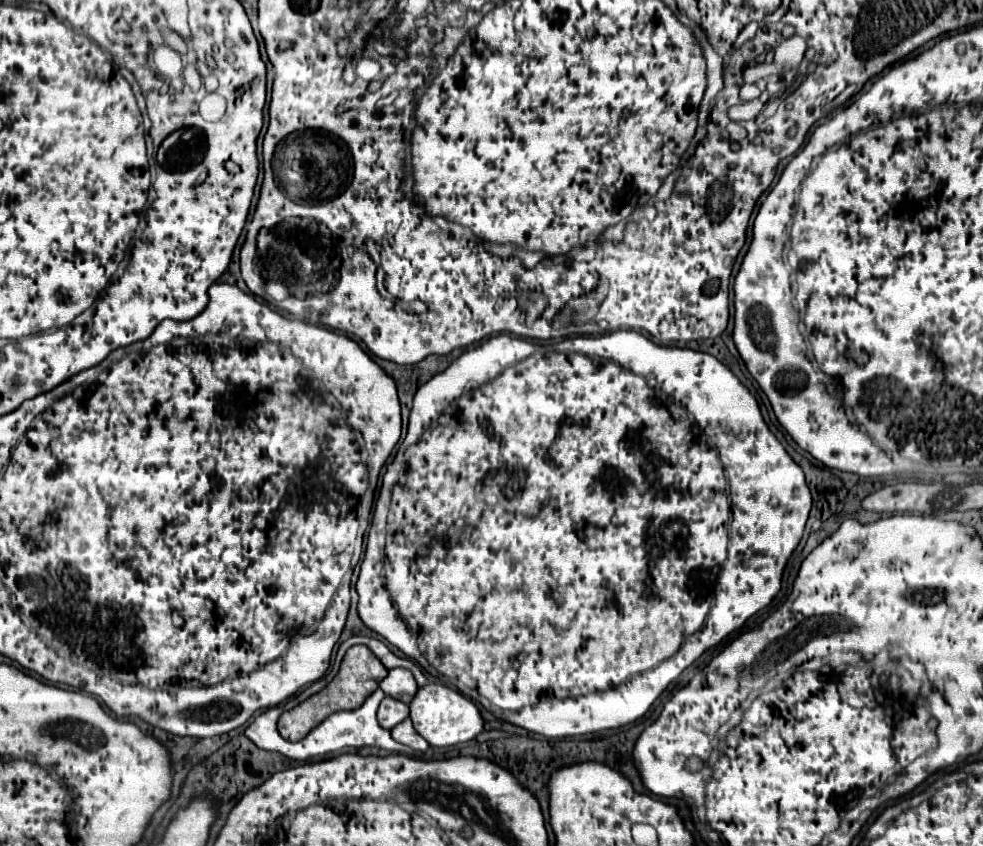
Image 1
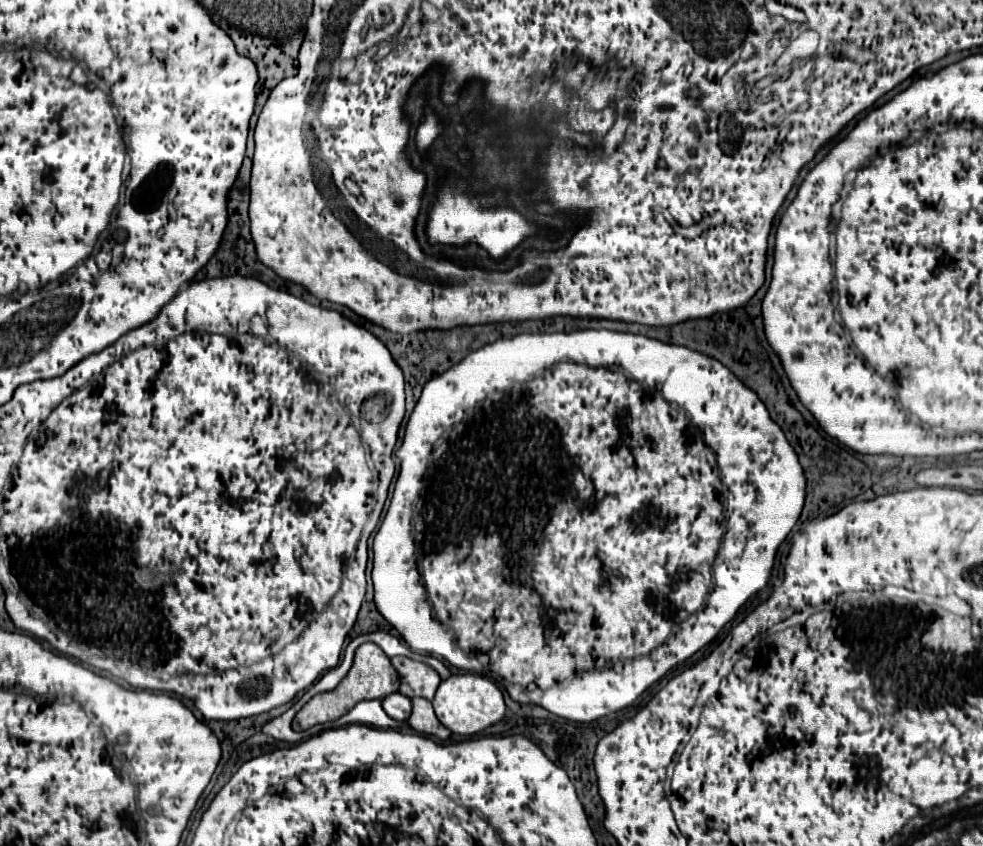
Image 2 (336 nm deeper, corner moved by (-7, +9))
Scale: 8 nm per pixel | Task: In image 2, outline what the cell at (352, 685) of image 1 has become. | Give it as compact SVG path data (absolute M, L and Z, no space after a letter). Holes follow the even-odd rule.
M364 643L356 649L354 655L354 665L348 671L348 675L342 679L342 683L328 693L320 693L314 695L294 717L292 729L294 731L306 731L318 723L330 723L336 721L338 717L342 717L344 713L348 713L356 703L366 701L366 699L384 699L386 695L396 693L400 687L400 677L396 673L396 669L392 667L390 659L382 653L382 649L378 649L378 645L374 643Z

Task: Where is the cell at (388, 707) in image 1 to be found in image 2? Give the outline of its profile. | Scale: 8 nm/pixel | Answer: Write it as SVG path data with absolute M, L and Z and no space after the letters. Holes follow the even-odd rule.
M394 693L394 695L390 695L390 697L384 697L384 699L382 699L382 707L384 707L384 711L386 711L392 719L396 719L396 721L400 721L400 723L408 721L408 717L410 717L410 713L412 713L410 699L404 697L402 693Z

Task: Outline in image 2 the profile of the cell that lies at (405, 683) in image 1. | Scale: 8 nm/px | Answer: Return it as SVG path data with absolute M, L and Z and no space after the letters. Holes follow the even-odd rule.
M406 657L392 659L394 669L400 673L400 693L406 697L424 697L428 701L434 699L434 693L440 685L440 675L428 667L426 663L412 661Z

